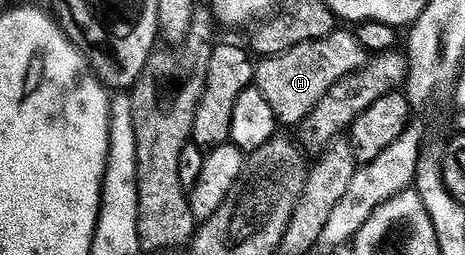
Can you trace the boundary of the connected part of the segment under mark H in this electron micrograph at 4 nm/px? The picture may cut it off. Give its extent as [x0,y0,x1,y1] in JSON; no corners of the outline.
[254,29,366,127]

